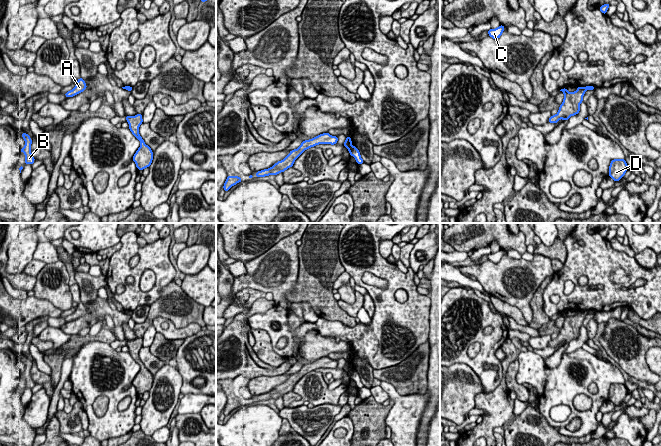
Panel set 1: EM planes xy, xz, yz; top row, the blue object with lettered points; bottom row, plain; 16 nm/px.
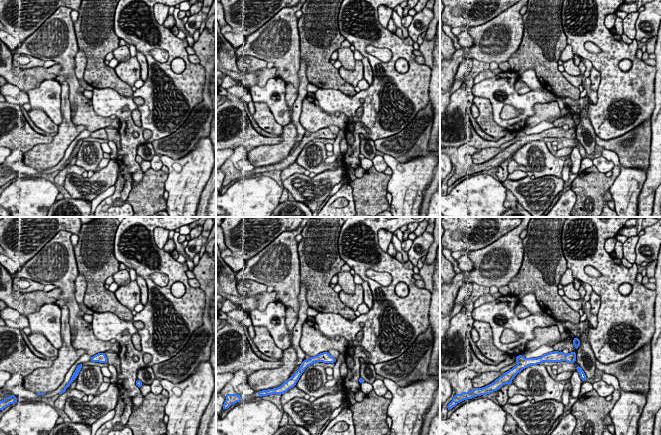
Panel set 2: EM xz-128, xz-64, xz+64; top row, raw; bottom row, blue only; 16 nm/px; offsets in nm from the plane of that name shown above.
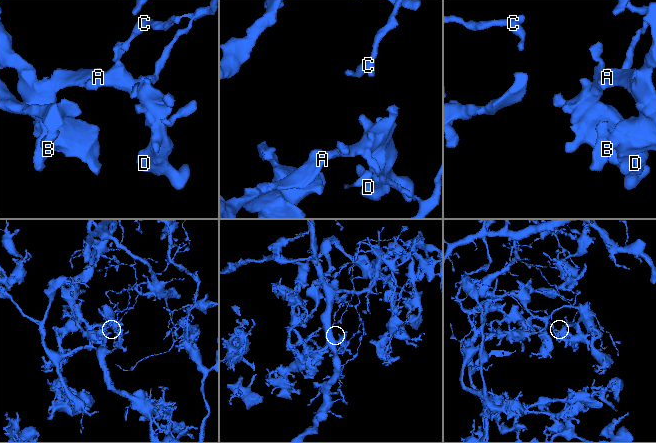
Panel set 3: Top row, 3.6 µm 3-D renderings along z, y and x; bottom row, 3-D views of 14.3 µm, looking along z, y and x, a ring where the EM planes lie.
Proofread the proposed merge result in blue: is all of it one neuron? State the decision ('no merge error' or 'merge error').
merge error

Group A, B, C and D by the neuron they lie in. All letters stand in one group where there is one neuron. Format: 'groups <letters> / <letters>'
groups A B D / C

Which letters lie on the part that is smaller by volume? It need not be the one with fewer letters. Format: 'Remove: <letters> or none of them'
Remove: C

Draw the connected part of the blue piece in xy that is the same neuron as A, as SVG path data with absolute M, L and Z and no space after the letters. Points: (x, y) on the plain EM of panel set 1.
M80 301L78 303L75 311L72 314L66 316L65 320L66 320L66 322L73 321L73 320L78 319L79 317L83 316L84 314L86 314L86 312L87 312L87 309L86 309L85 305Z

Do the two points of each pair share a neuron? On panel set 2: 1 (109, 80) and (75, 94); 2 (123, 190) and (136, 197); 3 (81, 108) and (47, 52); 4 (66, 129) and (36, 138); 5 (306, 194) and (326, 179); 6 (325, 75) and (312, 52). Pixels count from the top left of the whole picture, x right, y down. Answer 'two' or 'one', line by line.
1: two
2: two
3: one
4: two
5: one
6: one

